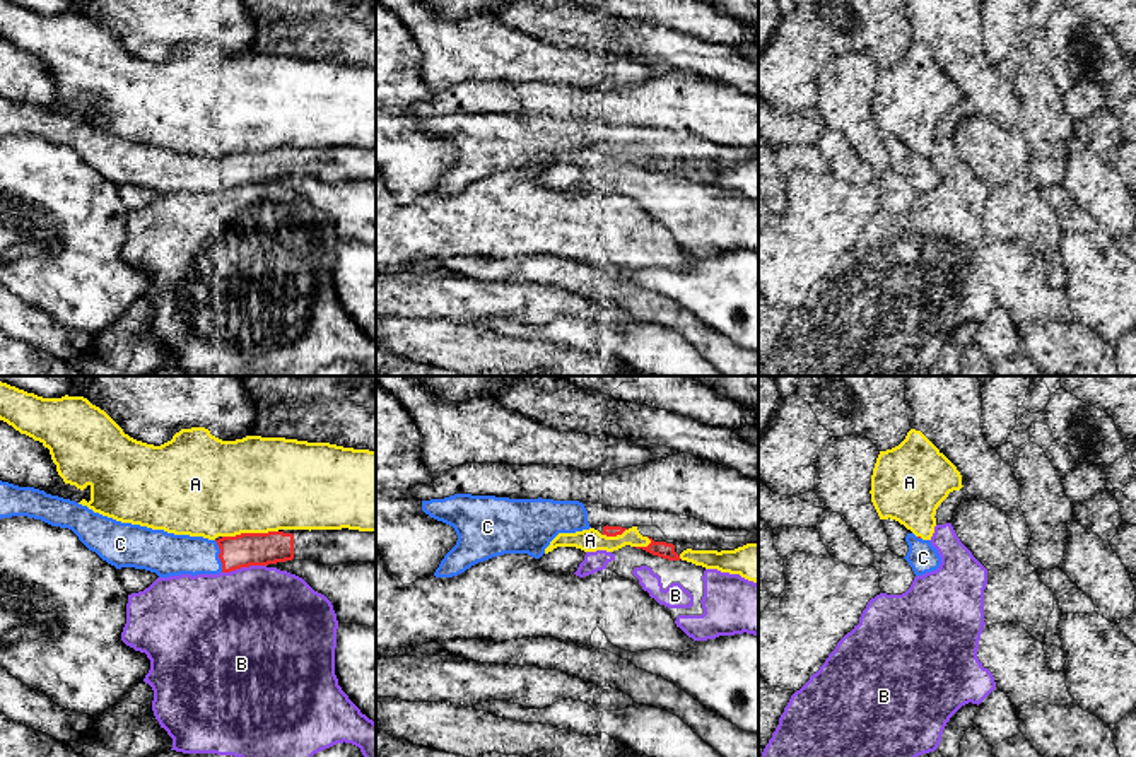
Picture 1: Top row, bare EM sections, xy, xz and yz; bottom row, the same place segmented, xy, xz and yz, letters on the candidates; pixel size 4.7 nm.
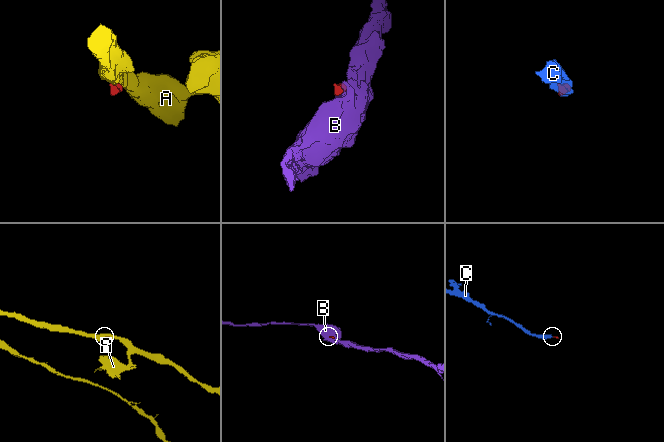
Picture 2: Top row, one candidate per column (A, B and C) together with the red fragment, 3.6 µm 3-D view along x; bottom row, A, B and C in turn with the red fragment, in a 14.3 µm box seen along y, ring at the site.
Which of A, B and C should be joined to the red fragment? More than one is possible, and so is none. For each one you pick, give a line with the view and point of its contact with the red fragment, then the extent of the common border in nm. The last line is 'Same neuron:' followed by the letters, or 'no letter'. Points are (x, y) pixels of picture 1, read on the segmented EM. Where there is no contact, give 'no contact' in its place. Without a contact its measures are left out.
C: meets red in xy at (219, 556); contact 160 nm long
Same neuron: C

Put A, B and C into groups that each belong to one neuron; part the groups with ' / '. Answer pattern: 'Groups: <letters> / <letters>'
Groups: A / B / C

